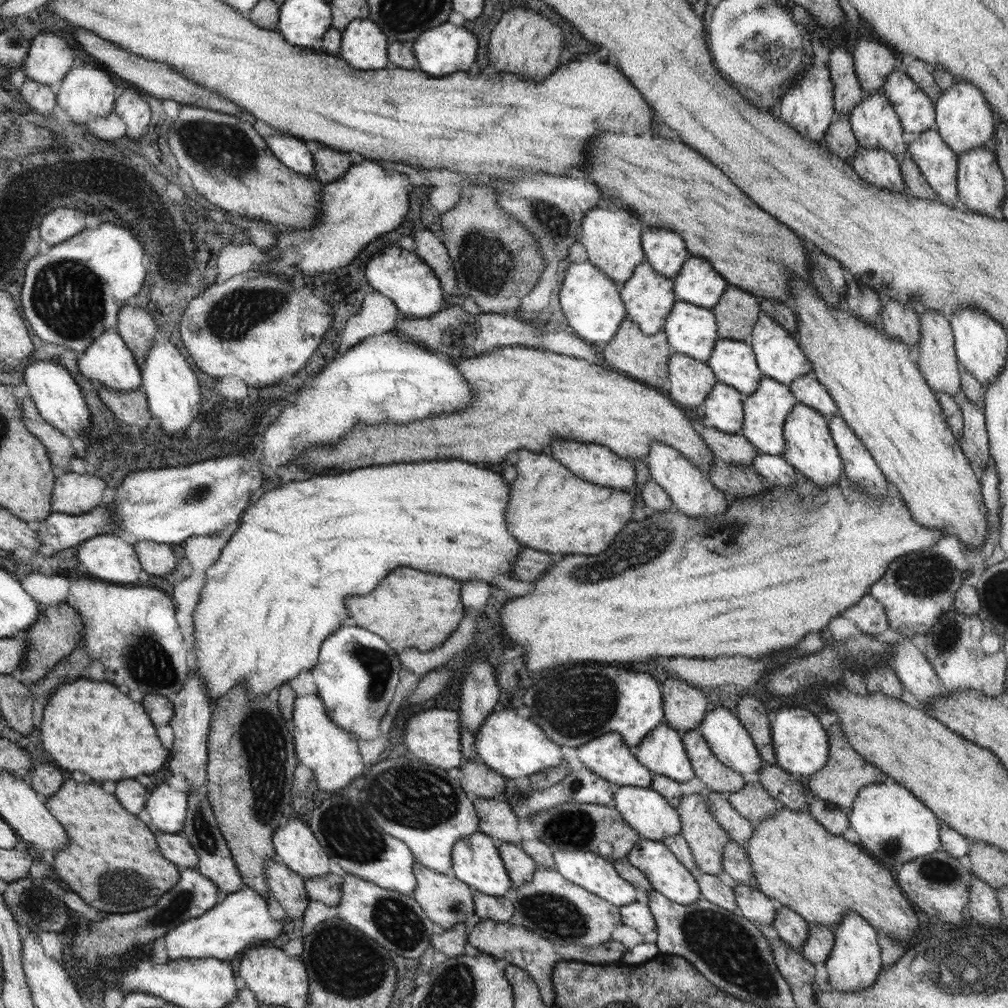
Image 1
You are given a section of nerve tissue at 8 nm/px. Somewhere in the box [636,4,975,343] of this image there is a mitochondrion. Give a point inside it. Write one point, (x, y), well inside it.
(762, 61)

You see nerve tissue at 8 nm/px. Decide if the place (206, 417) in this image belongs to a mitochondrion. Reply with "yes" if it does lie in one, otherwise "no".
no

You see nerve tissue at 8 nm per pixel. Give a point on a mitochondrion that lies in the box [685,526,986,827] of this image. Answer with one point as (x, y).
(927, 576)

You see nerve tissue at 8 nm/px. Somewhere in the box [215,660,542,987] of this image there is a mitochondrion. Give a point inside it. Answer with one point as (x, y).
(426, 799)

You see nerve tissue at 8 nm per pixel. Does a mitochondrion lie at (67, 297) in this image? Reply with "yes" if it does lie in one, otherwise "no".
yes

